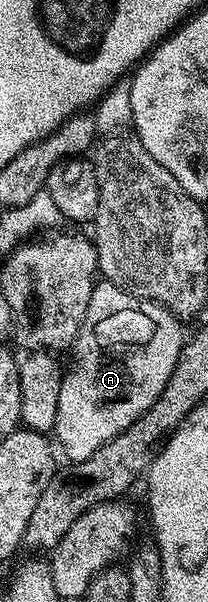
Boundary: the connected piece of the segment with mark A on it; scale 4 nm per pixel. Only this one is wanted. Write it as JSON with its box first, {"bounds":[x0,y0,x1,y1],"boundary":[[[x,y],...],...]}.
{"bounds":[54,280,186,463],"boundary":[[[107,280],[97,281],[93,285],[86,316],[70,347],[72,363],[63,371],[58,392],[54,437],[60,441],[69,463],[94,456],[102,444],[114,440],[114,436],[130,428],[130,424],[134,424],[134,420],[138,420],[138,416],[142,416],[142,412],[146,412],[150,404],[158,400],[158,396],[162,396],[162,388],[166,388],[166,380],[170,380],[186,341],[186,334],[180,331],[179,325],[181,323],[176,315],[157,302],[136,298]]]}

